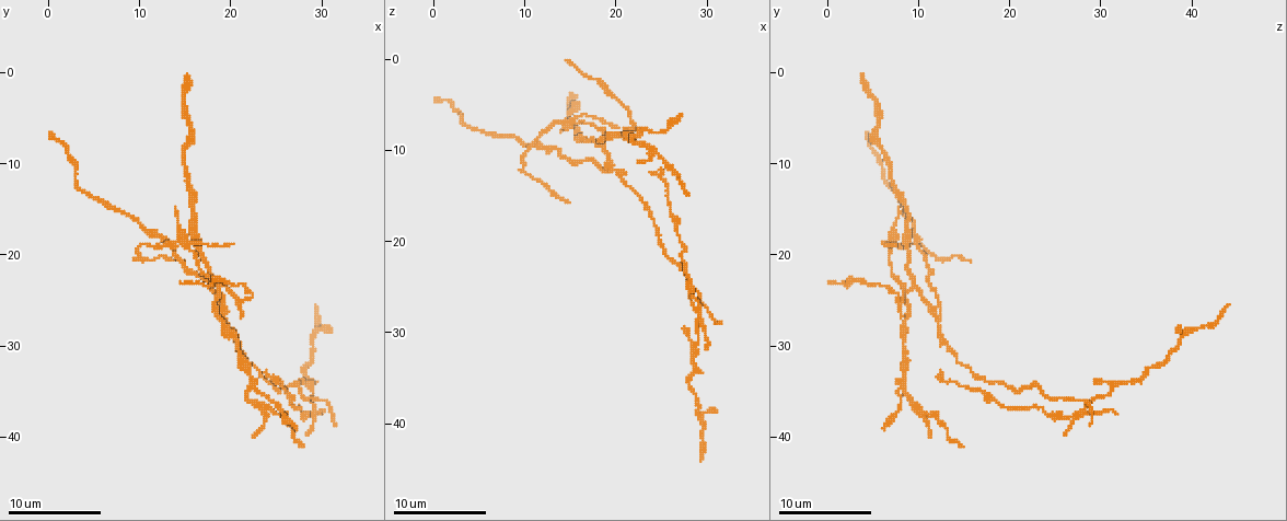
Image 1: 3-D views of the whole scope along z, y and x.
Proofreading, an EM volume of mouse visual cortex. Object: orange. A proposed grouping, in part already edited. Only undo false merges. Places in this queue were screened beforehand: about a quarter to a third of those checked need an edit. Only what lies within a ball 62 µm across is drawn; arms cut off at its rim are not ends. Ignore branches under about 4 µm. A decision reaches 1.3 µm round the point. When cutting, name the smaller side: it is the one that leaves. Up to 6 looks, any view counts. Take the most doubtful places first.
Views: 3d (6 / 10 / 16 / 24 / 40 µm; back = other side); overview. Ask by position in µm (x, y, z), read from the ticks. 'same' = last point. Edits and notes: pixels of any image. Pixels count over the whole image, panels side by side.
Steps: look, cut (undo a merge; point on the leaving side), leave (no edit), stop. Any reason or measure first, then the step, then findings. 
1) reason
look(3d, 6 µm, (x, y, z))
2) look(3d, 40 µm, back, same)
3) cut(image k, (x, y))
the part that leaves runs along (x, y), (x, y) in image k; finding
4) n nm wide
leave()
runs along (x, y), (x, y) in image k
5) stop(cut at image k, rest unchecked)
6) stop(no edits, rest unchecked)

four arms meet
look(3d, 6 µm, (22.4, 34.4, 8.0))

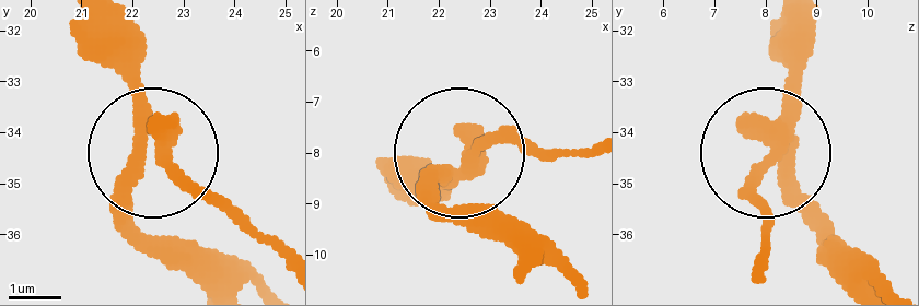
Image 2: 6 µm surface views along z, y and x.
320 nm wide
leave()
runs along (781, 24), (781, 128), (756, 180), (769, 255) in image 2; one cell here

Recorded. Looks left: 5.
small branch off a trunk
look(3d, 16 µm, (19.0, 23.2, 8.2))

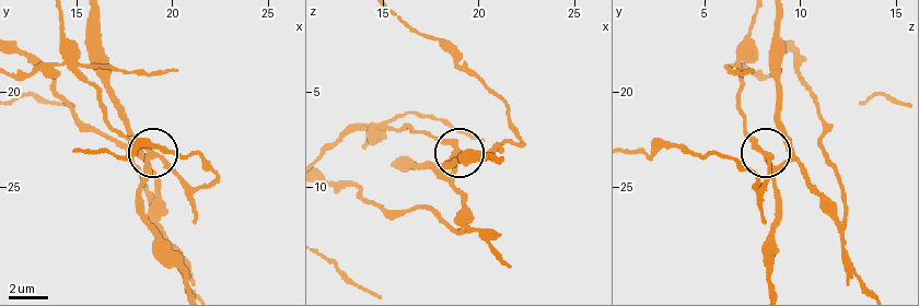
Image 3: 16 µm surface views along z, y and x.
side arm 17 µm; 3 arms
leave()
one cell here

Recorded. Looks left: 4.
looks like a crossing
look(3d, 10 µm, (14.4, 18.0, 7.0))

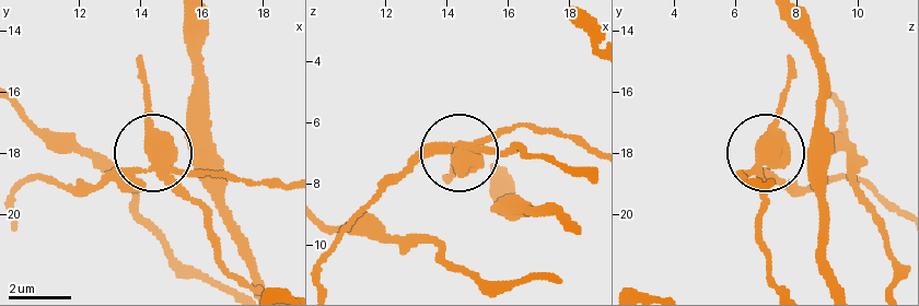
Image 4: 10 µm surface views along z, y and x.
cut(image 4, (117, 176))
the part that leaves runs along (160, 169), (115, 169), (84, 186), (37, 177), (19, 188) in image 4; a second cell is stuck on

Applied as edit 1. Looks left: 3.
stop(cut at image 4, rest unchecked)

